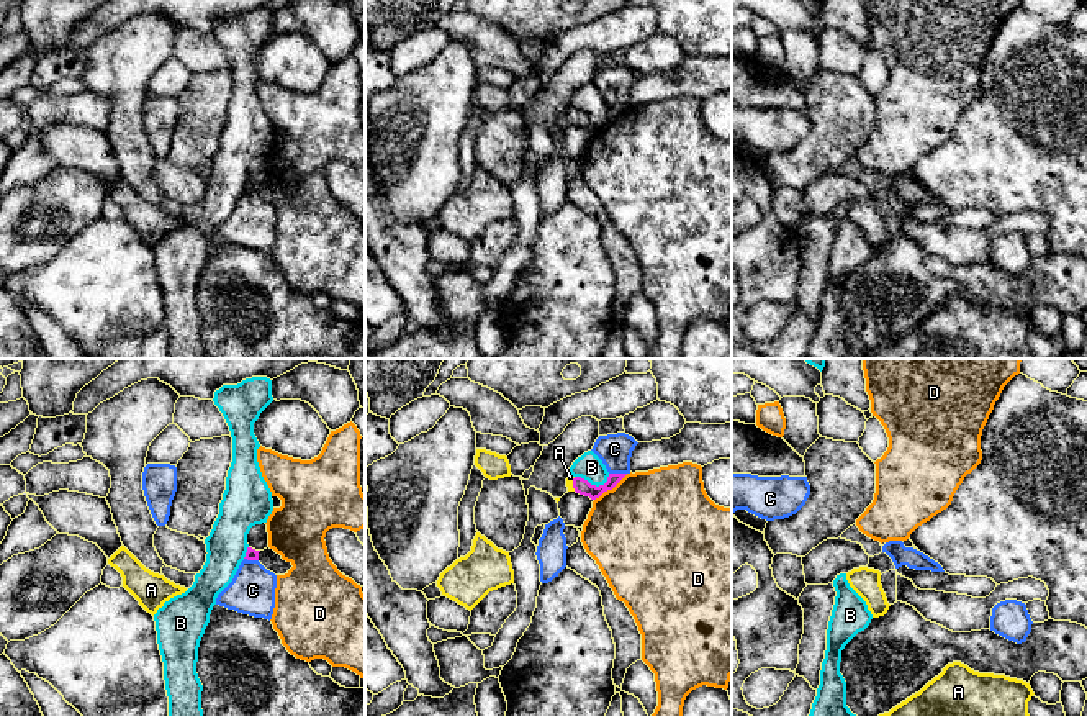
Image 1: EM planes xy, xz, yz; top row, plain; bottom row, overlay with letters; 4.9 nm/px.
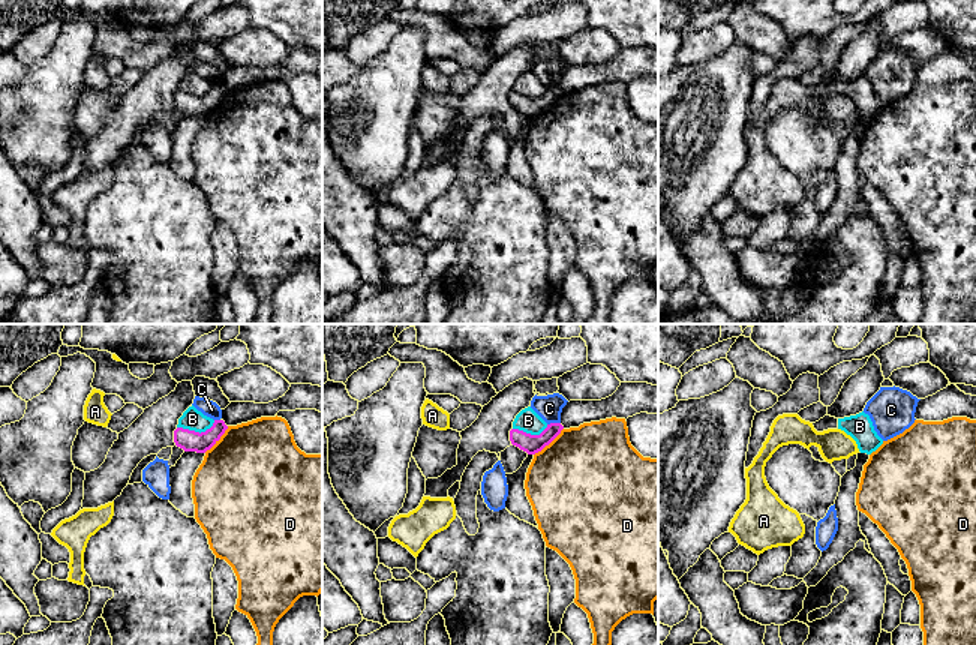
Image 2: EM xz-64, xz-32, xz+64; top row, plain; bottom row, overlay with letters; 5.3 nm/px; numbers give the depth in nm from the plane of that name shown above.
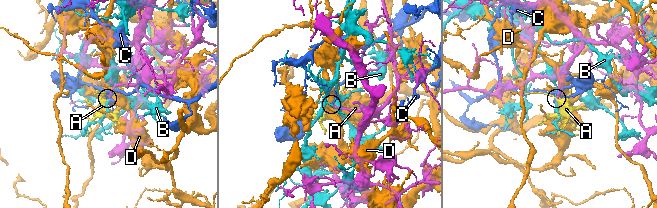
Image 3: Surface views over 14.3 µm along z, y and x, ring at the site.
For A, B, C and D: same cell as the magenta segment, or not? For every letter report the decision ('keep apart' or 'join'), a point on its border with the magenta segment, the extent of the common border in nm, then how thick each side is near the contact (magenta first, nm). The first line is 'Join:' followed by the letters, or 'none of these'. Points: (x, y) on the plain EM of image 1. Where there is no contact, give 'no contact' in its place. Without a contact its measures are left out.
Join: A
A: join; meets magenta in xz at (573, 117); contact 70 nm long; 80 nm thick on the magenta side, 30 nm on the other
B: keep apart; meets magenta in xz at (593, 118); contact 180 nm long; 80 nm thick on the magenta side, 130 nm on the other
C: keep apart; meets magenta in xz at (617, 107); contact 90 nm long; 80 nm thick on the magenta side, 160 nm on the other
D: keep apart; meets magenta in xz at (611, 122); contact 220 nm long; 80 nm thick on the magenta side, 500 nm on the other

